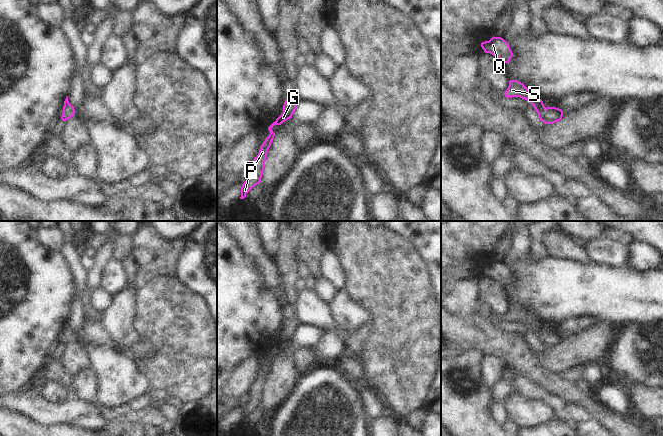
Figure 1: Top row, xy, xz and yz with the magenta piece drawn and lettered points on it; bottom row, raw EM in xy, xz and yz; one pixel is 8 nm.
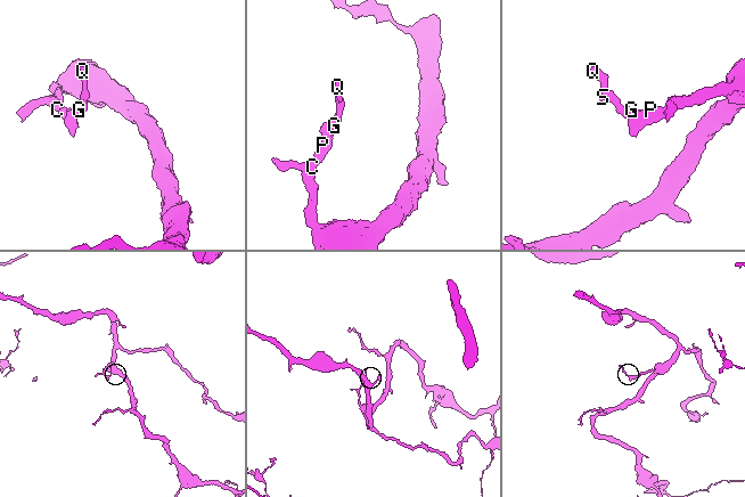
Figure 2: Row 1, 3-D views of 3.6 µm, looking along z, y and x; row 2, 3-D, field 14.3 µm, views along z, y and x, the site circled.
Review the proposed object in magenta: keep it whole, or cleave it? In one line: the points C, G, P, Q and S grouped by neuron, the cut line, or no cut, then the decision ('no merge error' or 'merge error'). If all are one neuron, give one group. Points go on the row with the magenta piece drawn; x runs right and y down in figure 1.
groups C G P Q S; cut none; no merge error

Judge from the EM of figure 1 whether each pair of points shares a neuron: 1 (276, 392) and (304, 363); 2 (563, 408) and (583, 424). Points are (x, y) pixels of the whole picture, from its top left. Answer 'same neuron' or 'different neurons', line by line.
1: different neurons
2: same neuron

